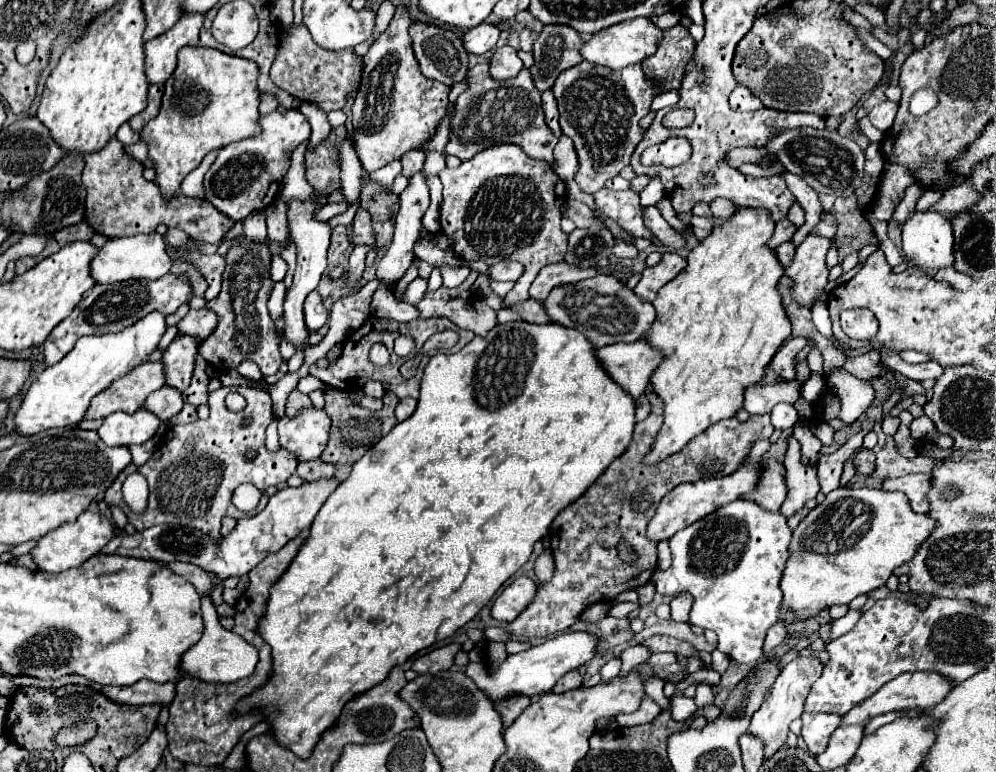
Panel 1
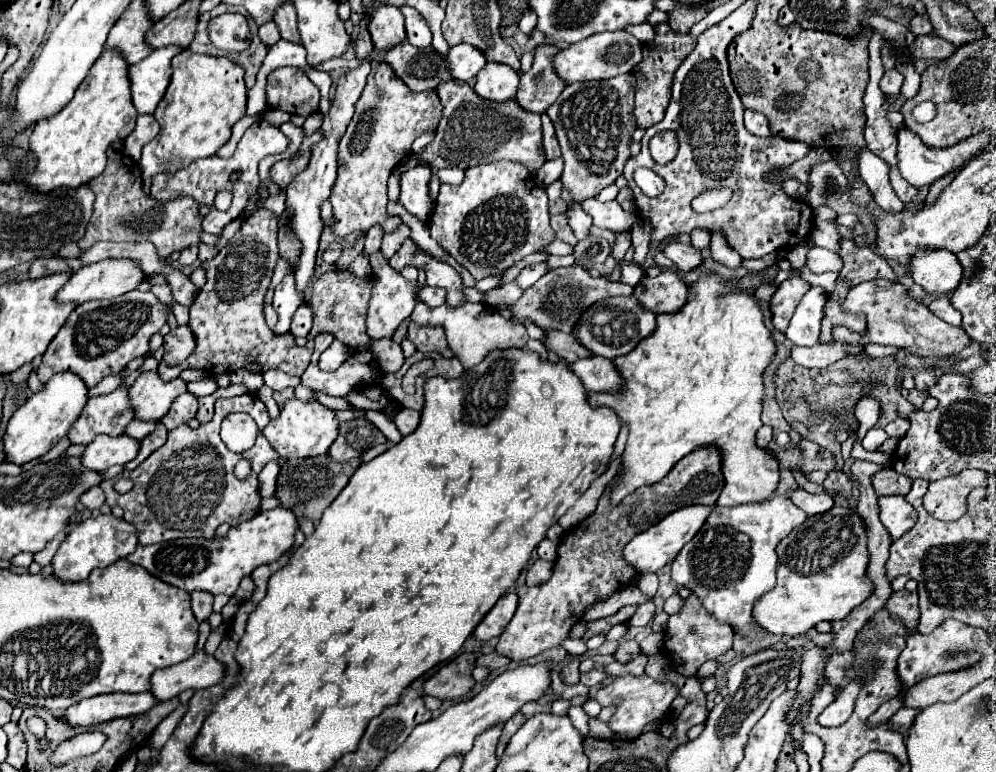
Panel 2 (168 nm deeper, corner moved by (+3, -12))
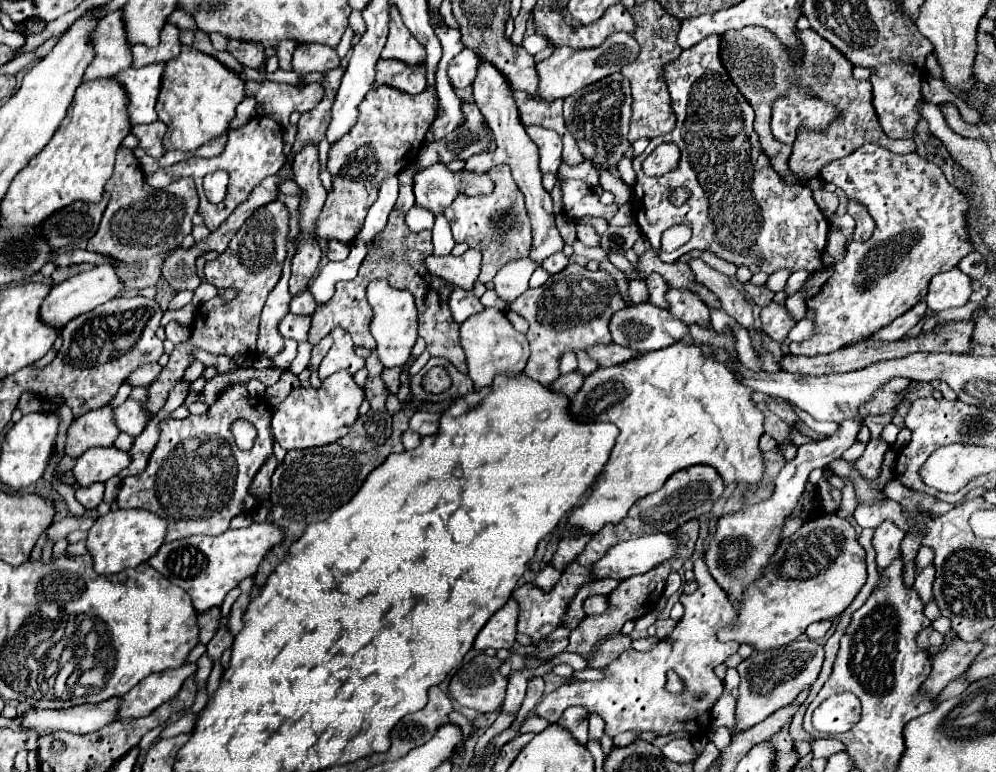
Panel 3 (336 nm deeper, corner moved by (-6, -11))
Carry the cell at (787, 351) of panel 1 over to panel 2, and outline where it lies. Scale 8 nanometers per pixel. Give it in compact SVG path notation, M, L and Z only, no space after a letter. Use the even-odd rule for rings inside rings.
M830 342L826 346L816 344L812 348L800 348L800 346L796 346L796 350L792 350L792 358L796 360L796 364L806 366L806 368L826 368L826 366L842 360L844 356L858 354L862 350L864 350L862 344Z

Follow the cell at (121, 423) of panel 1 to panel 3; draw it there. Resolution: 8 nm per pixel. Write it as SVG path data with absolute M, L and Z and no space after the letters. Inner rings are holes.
M93 447L87 449L73 467L73 475L81 487L87 487L97 481L107 481L117 475L131 463L131 455L123 449L111 447Z

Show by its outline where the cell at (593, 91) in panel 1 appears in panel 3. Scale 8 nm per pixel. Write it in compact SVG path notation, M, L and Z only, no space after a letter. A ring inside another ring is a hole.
M613 73L597 83L583 87L581 91L569 95L565 99L565 125L567 131L575 137L581 155L593 165L597 171L611 171L617 169L619 161L625 157L623 153L631 147L627 133L631 121L631 85L621 73Z

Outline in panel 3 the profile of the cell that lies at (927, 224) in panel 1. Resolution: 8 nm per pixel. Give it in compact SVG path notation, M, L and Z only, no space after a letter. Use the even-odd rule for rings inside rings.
M959 267L937 273L929 283L929 293L925 297L927 307L933 311L943 311L949 307L963 307L971 295L971 279Z

